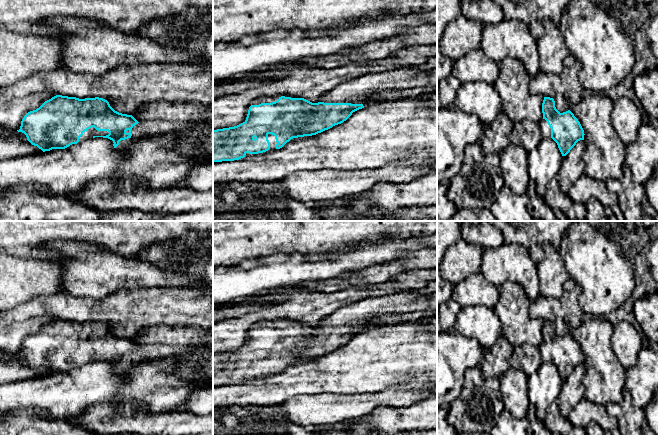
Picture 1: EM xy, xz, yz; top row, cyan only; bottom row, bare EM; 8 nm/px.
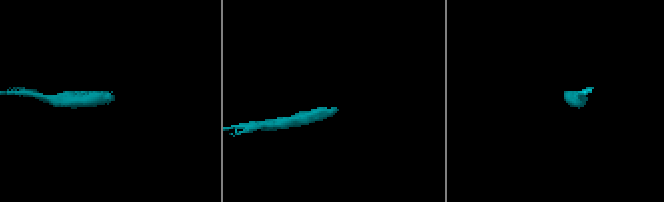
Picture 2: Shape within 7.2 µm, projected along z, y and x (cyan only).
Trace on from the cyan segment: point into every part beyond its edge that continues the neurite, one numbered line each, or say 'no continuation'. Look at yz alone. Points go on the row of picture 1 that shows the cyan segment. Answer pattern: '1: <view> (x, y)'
1: yz (545, 130)

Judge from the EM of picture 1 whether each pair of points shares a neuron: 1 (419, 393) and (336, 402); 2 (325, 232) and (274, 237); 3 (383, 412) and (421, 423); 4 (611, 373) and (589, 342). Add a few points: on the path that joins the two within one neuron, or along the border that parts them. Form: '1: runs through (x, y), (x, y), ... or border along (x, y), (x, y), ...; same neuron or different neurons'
1: runs through (398, 396), (380, 398), (368, 402), (357, 402); same neuron
2: runs through (312, 232), (287, 232); same neuron
3: runs through (392, 418), (412, 418); same neuron
4: runs through (603, 365), (600, 362), (597, 350); same neuron

